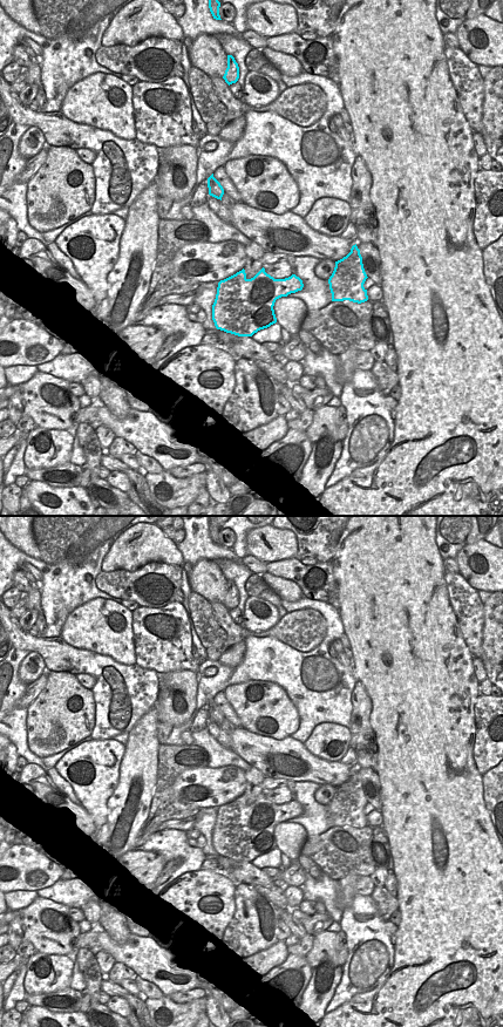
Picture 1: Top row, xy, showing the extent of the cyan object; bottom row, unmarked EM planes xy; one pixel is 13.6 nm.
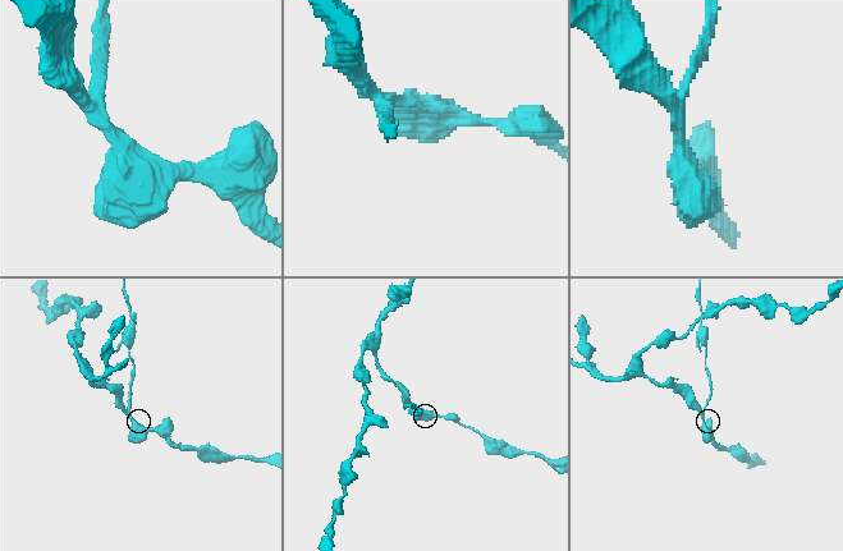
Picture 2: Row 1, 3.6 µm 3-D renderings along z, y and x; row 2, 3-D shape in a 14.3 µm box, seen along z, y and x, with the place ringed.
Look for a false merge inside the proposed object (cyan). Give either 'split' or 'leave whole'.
split

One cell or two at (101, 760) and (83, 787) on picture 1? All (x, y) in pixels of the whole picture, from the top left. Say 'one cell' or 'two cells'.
one cell

